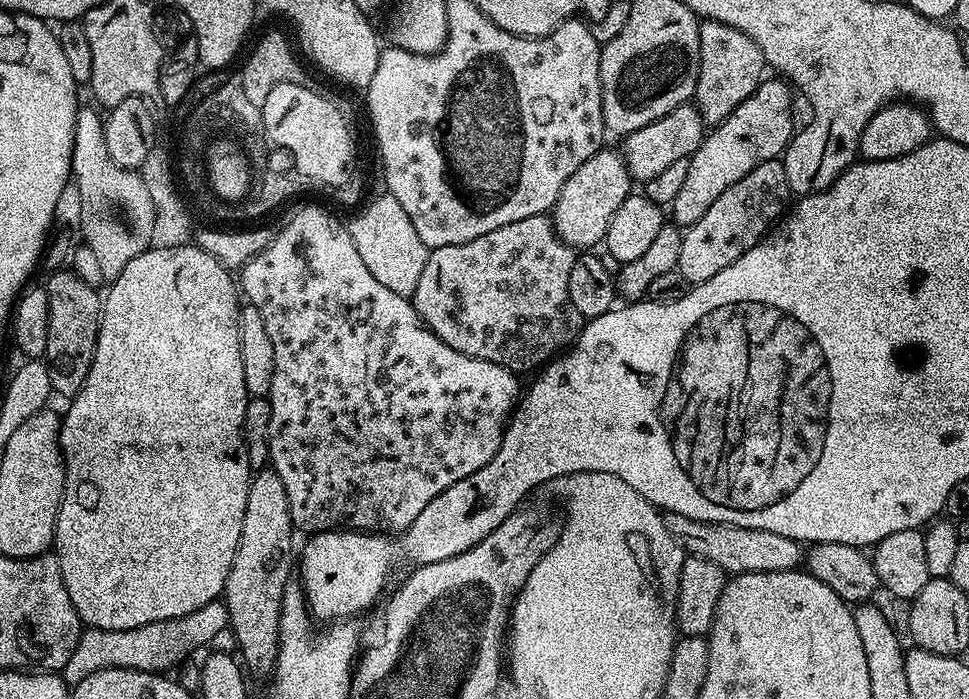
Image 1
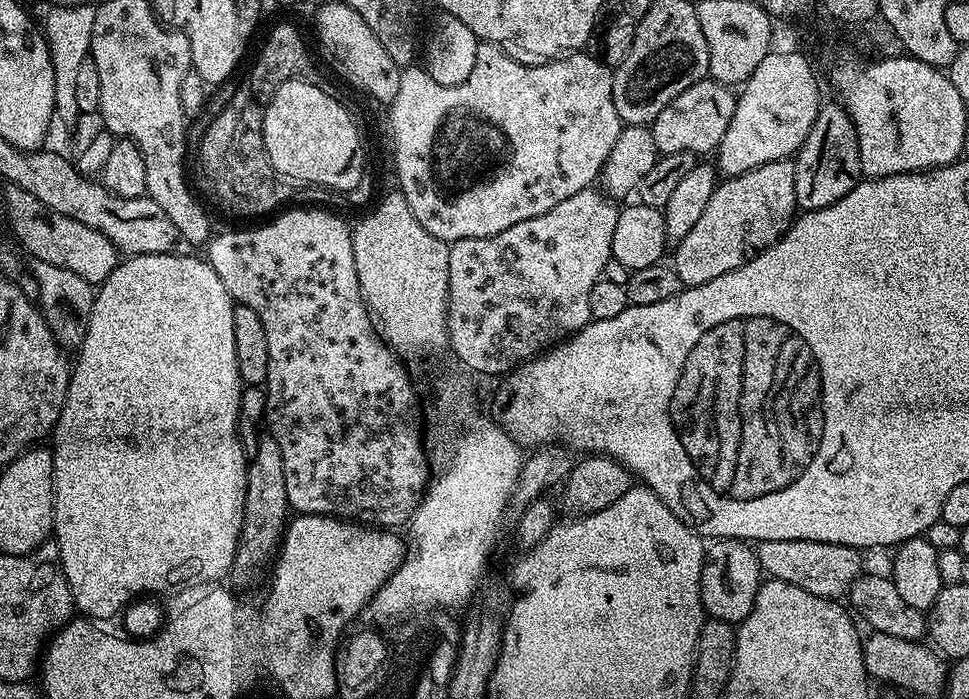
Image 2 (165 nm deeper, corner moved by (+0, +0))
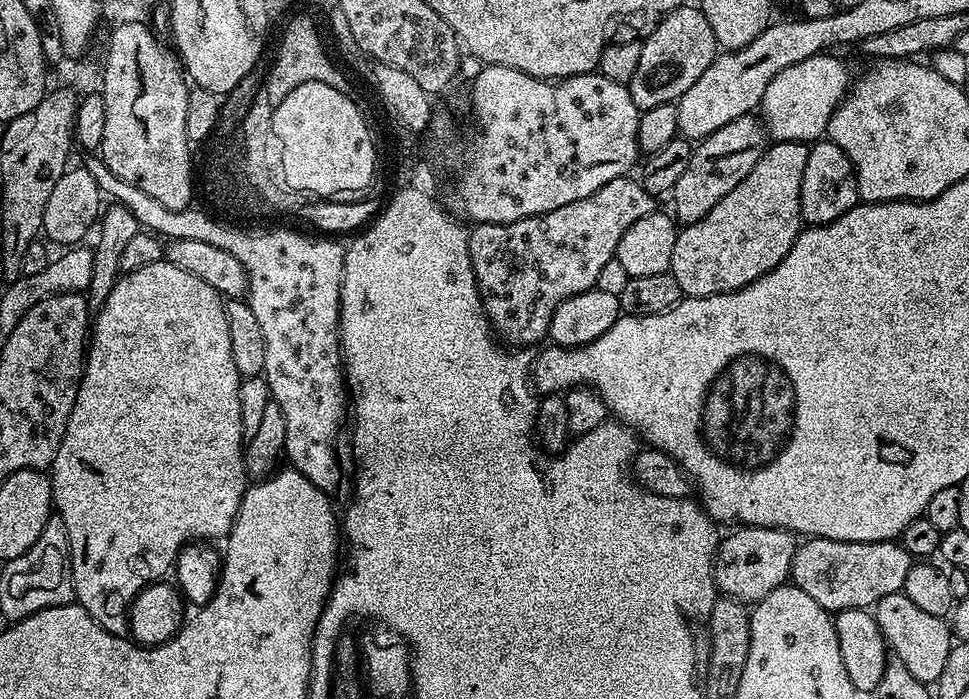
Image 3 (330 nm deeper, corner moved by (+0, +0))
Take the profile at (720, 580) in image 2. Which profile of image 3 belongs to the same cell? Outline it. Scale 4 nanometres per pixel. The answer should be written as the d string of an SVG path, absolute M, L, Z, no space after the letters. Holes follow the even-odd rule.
M740 526L729 532L732 533L721 539L716 550L714 575L717 589L745 606L754 606L759 600L766 598L770 590L781 588L789 579L798 547L797 537L784 528L762 526Z

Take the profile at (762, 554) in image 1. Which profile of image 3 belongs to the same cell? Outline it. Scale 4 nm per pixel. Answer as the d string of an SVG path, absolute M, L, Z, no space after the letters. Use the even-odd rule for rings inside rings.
M808 538L796 549L790 580L796 587L806 590L806 594L810 594L810 598L814 598L818 606L835 614L847 608L871 609L882 598L886 598L886 594L901 591L906 582L906 574L910 574L913 563L914 558L911 554L900 543L891 540L863 544L862 542Z

